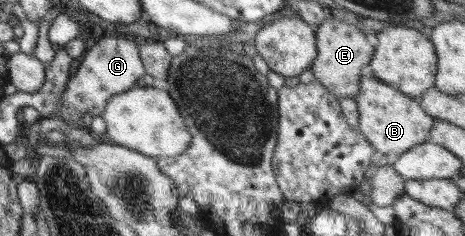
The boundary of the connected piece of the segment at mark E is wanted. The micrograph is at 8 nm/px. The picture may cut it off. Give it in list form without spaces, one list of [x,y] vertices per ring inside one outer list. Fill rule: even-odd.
[[[328,19],[316,31],[316,44],[316,57],[310,66],[315,80],[319,81],[319,84],[329,93],[333,93],[338,101],[341,98],[355,99],[357,92],[359,92],[361,75],[367,70],[368,63],[371,62],[375,50],[367,42],[367,36],[346,21]]]

